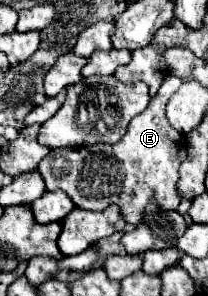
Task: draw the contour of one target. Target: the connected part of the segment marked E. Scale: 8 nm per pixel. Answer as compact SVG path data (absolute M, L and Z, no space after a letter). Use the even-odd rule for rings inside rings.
M168 75L154 99L150 99L146 111L130 121L126 135L114 143L96 143L88 147L58 147L52 149L40 163L38 173L46 181L48 191L62 189L74 201L76 207L88 211L104 211L108 205L118 205L134 227L144 213L150 199L156 199L162 207L176 211L182 197L178 193L178 167L186 159L186 139L166 119L166 103L178 91L180 79ZM136 189L136 205L134 205Z

